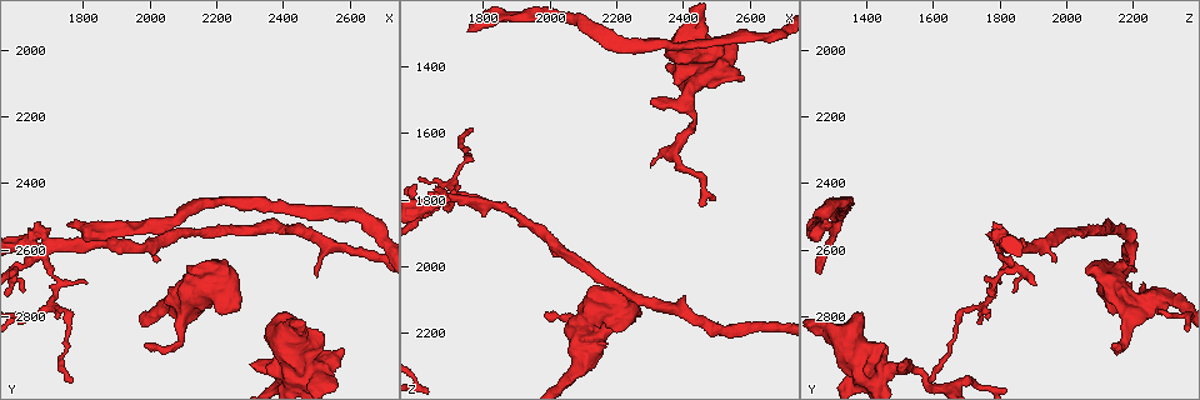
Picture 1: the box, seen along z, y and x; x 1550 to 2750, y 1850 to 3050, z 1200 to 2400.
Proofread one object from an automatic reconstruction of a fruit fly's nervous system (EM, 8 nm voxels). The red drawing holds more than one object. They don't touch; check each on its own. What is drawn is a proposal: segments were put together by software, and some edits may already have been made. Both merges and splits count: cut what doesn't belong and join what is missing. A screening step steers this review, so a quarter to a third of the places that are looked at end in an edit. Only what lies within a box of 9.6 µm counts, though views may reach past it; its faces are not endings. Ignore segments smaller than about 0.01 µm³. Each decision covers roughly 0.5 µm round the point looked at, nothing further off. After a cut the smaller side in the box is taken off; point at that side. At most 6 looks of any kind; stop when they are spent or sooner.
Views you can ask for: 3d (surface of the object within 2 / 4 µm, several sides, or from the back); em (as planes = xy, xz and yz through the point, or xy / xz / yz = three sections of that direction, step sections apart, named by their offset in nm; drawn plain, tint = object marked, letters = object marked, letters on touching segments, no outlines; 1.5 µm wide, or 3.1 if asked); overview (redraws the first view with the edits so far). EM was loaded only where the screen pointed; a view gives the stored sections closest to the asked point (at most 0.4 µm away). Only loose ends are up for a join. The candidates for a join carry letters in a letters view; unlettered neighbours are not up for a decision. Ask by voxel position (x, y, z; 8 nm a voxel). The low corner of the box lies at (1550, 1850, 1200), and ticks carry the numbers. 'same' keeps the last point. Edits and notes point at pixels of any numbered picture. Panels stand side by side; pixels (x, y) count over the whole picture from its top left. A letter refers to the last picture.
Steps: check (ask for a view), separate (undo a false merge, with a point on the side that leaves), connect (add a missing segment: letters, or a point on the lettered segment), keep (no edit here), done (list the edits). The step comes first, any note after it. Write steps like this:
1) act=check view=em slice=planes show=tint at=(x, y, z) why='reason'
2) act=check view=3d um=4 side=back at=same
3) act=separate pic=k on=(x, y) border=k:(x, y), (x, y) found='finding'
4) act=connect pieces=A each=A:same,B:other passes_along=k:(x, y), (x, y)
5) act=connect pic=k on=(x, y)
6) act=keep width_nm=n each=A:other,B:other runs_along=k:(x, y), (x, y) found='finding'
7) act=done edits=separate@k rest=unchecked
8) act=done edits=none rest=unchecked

act=check view=3d um=2 at=(2020, 2620, 1960) why='free end'

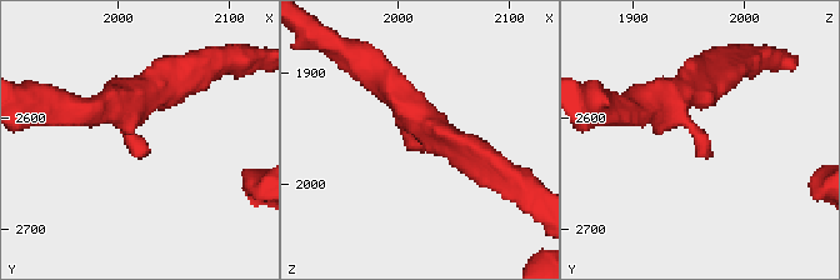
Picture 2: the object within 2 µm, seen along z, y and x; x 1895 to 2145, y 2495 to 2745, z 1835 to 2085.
act=check view=em slice=planes show=letters at=(2030, 2628, 1956) arm_widths_nm=200,220 why='need the tissue'

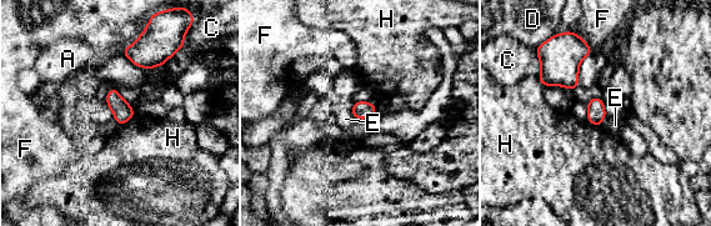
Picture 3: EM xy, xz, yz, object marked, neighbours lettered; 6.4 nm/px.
act=keep width_nm=120 each=A:other,C:other,D:other,E:other,F:other,H:other found='no lettered segment goes on from it'

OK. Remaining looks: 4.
act=check view=3d um=4 at=(2520, 2960, 1410) why='calibre changes'

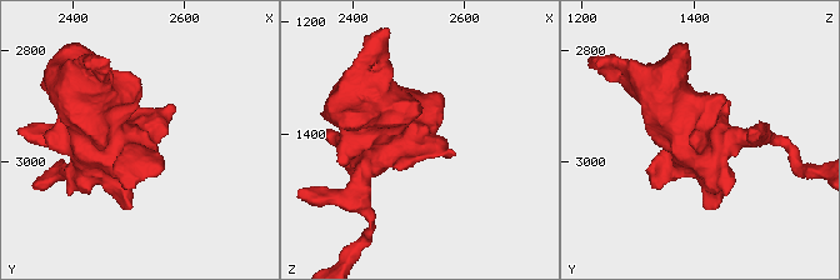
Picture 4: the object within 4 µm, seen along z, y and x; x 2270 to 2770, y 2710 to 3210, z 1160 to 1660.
act=check view=em um=3.1 slice=xz step=16 show=tint at=(2535, 2950, 1415) why='shape alone is not enough'

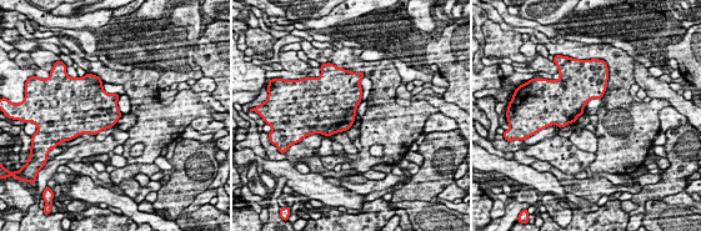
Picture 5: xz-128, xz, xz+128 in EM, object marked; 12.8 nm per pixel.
act=check view=em um=3.1 slice=planes show=letters at=same

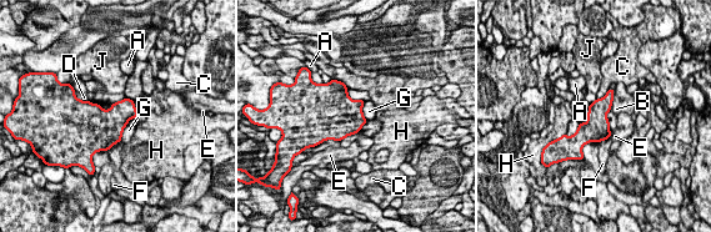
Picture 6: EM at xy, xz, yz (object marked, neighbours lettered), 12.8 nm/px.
act=keep longest_contact=G:380nm each=A:other,B:other,C:other,D:other,E:other,F:other,G:other,H:other,J:other border=6:(136, 116), (128, 122), (120, 140) found='all the same neuron'

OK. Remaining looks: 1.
act=done edits=none rest=unchecked

